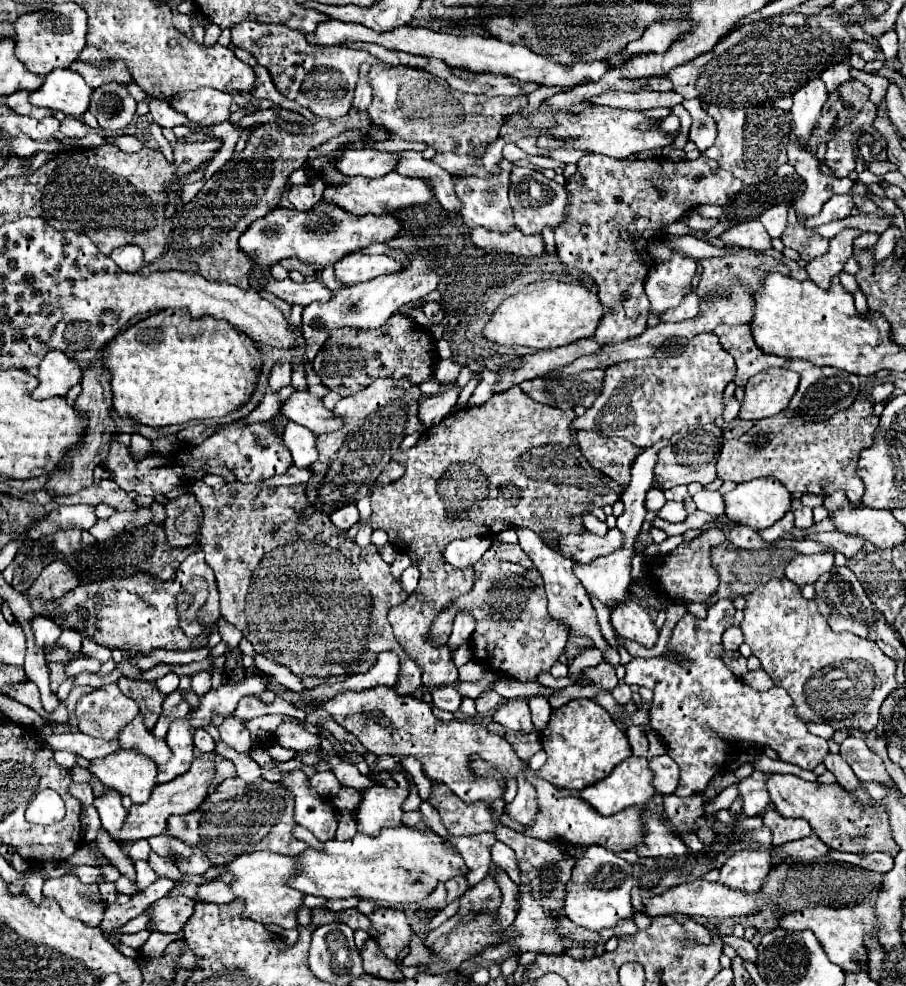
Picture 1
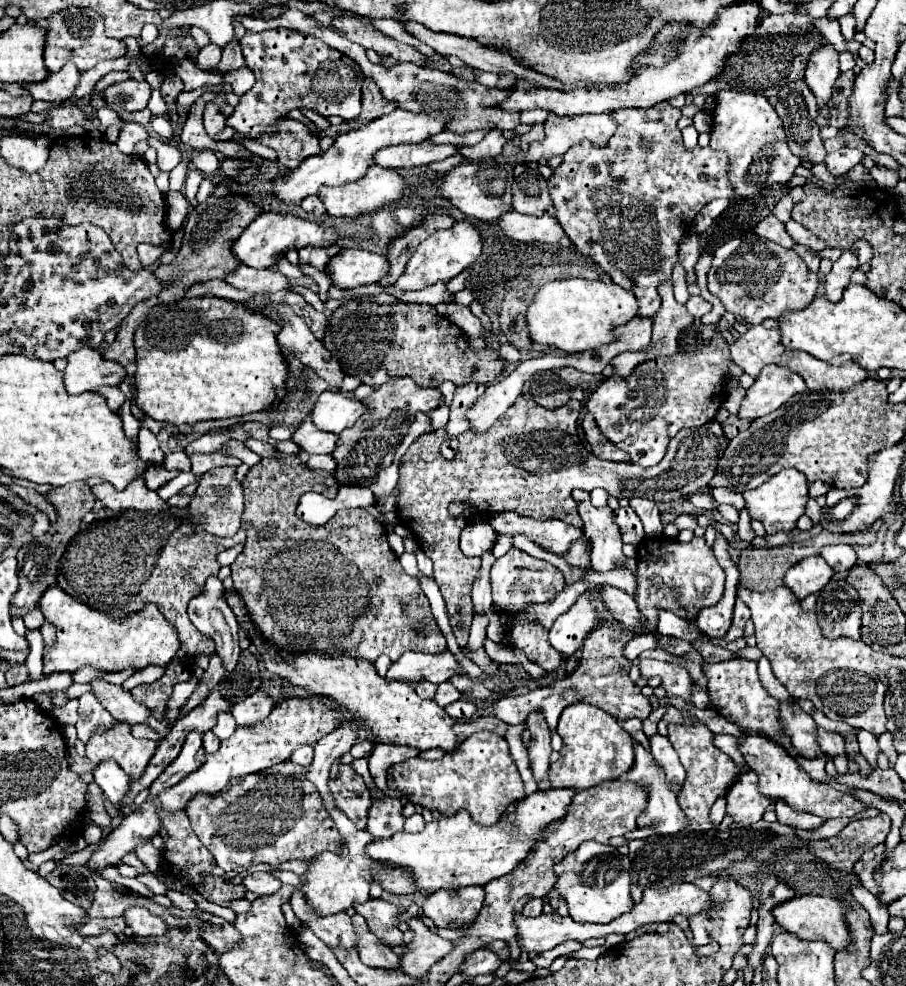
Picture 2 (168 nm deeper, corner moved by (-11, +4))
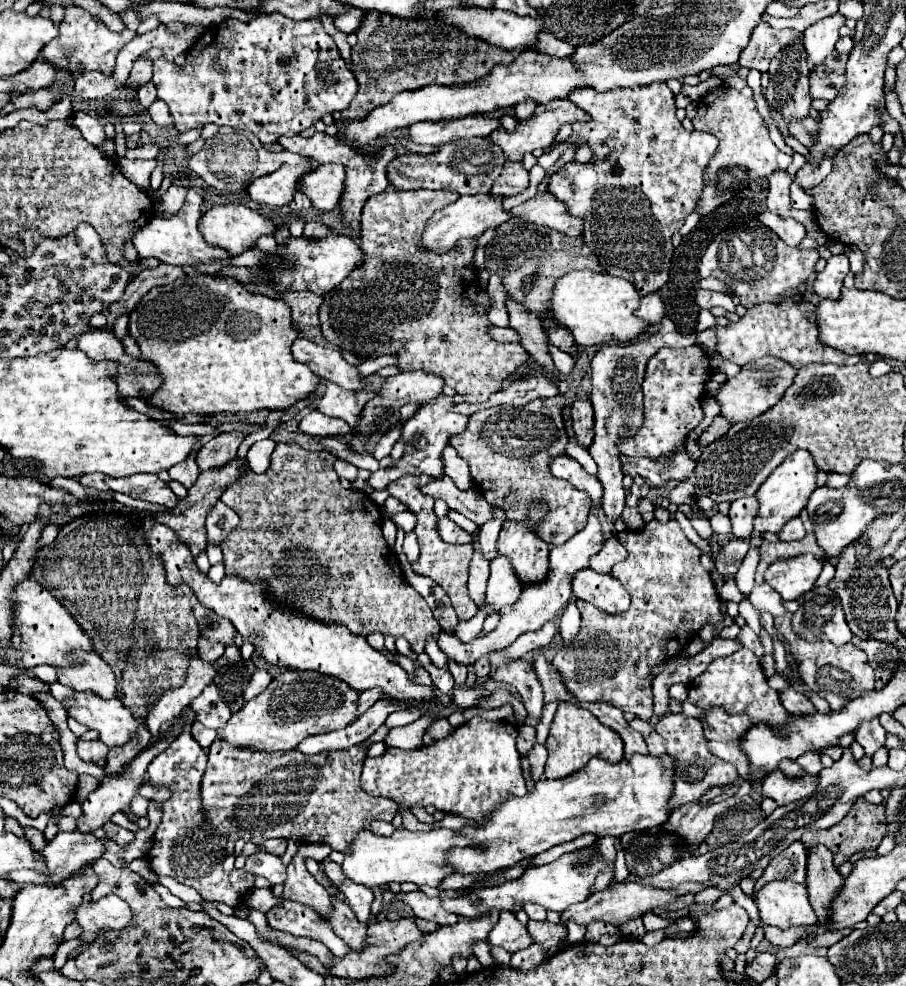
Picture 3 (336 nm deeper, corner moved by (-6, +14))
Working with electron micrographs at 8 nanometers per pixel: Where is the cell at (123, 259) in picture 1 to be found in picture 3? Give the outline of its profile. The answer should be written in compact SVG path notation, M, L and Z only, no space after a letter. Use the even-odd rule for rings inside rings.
M188 190L186 194L186 202L180 208L180 212L176 216L168 216L168 218L152 218L146 226L142 226L132 242L138 250L140 256L144 258L158 258L164 264L190 264L196 266L200 262L214 262L214 260L226 260L230 258L228 252L224 252L222 248L214 248L208 246L206 240L202 238L200 230L198 230L198 220L202 216L202 198L196 194L196 190ZM146 230L146 234L144 234ZM146 238L146 240L144 240Z

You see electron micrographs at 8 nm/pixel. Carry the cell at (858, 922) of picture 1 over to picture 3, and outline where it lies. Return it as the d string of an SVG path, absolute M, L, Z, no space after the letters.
M778 880L764 884L754 896L762 924L776 928L812 926L816 924L814 910L808 902L806 886L790 880Z

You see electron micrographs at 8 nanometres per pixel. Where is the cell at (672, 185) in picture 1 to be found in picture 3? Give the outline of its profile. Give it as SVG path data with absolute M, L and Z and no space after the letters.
M654 82L654 84L648 84L648 86L638 86L638 88L616 88L616 90L606 90L606 92L598 92L594 88L588 88L588 86L582 86L582 88L574 88L568 96L566 96L572 104L576 104L578 108L586 110L586 114L590 116L588 122L576 122L572 124L574 128L574 134L580 138L580 140L586 140L586 144L592 146L594 150L594 156L598 156L598 162L596 164L574 164L574 162L568 162L564 164L548 182L548 190L558 198L562 200L568 208L570 208L570 214L574 216L582 216L584 218L584 242L590 246L590 250L598 256L602 268L608 272L608 274L614 274L614 276L622 276L626 280L630 280L638 292L642 296L650 294L650 292L658 292L666 282L668 282L668 272L670 272L670 260L672 260L672 234L680 230L680 226L684 224L684 220L688 218L688 214L692 214L694 206L696 206L696 200L704 188L704 182L702 182L702 172L708 164L708 160L712 158L712 154L716 152L718 148L718 138L712 136L712 134L706 134L706 132L688 132L682 128L680 120L676 118L676 106L674 106L674 94L670 92L670 88L664 84L664 82Z

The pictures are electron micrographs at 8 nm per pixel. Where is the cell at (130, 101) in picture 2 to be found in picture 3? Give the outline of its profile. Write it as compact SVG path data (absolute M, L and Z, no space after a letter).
M140 56L136 62L134 62L134 68L130 72L130 78L136 80L138 84L144 84L148 80L152 80L152 60L146 58L146 56Z

